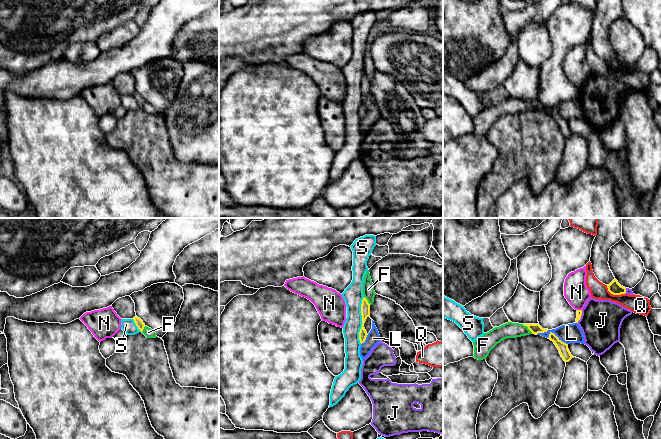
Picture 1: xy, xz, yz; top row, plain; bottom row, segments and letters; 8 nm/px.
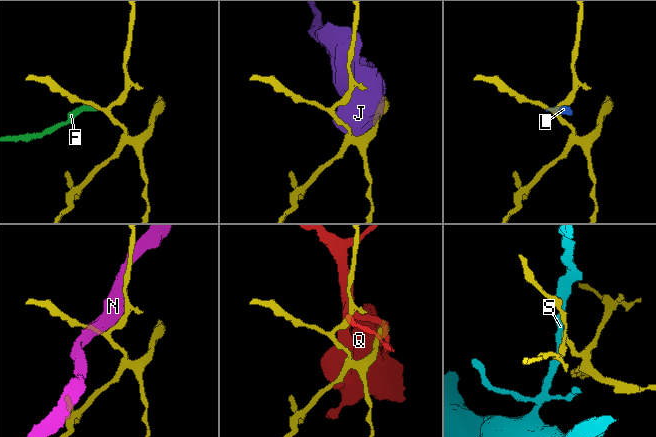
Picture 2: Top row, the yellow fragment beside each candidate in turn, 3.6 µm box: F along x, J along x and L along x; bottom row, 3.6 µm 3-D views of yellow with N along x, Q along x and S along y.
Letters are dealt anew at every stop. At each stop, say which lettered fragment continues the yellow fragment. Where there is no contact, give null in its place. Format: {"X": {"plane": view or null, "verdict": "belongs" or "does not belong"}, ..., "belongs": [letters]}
{"F": {"plane": "yz", "verdict": "does not belong"}, "J": {"plane": "yz", "verdict": "does not belong"}, "L": {"plane": "yz", "verdict": "does not belong"}, "N": {"plane": "yz", "verdict": "does not belong"}, "Q": {"plane": "yz", "verdict": "does not belong"}, "S": {"plane": "xz", "verdict": "does not belong"}, "belongs": []}

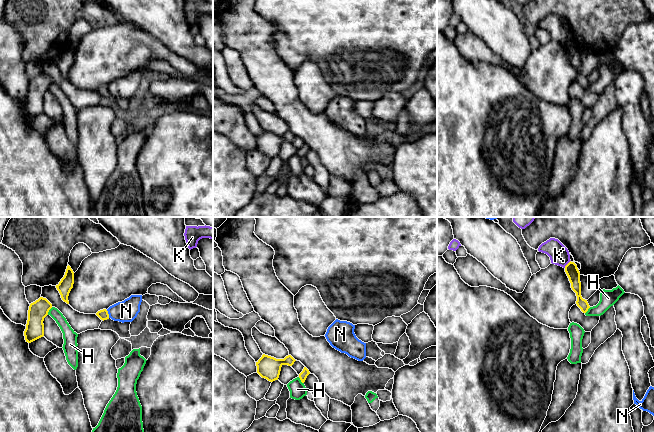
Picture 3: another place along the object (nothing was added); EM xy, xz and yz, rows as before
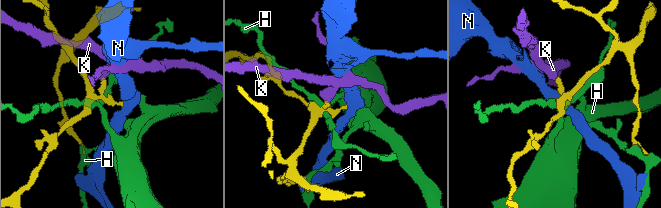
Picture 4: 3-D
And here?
{"H": {"plane": "xy", "verdict": "does not belong"}, "K": {"plane": "yz", "verdict": "does not belong"}, "N": {"plane": "xy", "verdict": "does not belong"}, "belongs": []}

